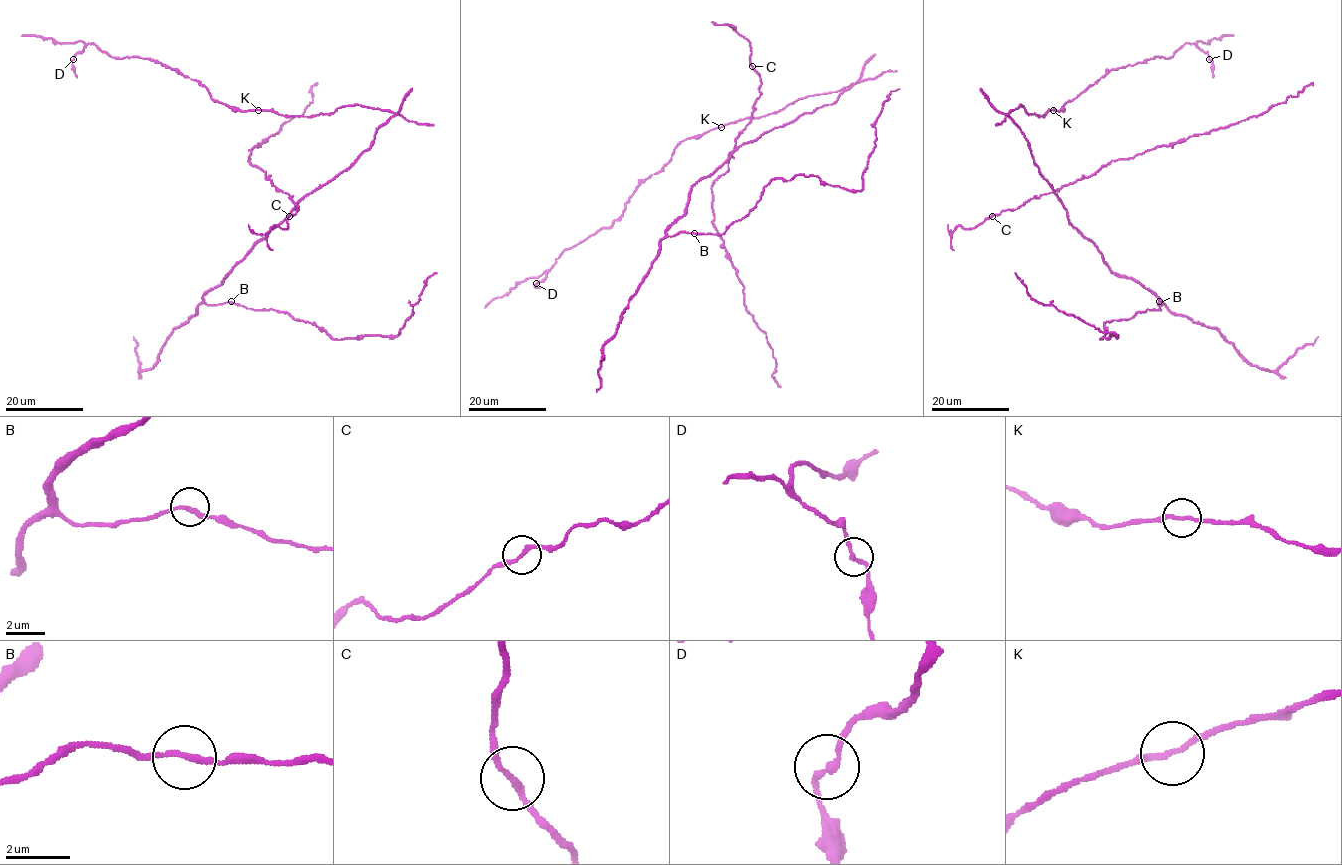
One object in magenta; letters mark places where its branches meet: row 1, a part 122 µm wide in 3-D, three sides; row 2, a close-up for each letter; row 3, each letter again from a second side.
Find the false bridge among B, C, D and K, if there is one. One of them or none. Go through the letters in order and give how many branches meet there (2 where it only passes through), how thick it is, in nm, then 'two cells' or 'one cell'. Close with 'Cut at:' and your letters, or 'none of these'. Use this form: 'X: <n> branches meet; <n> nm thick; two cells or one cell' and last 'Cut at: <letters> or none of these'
B: 2 branches meet; 180 nm thick; one cell
C: 2 branches meet; 180 nm thick; one cell
D: 2 branches meet; 200 nm thick; one cell
K: 2 branches meet; 180 nm thick; one cell
Cut at: none of these

